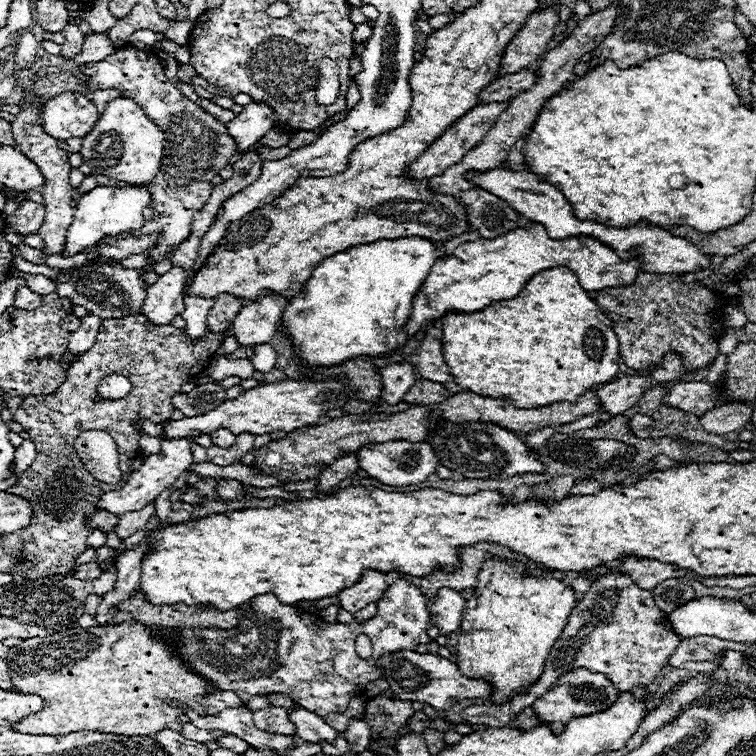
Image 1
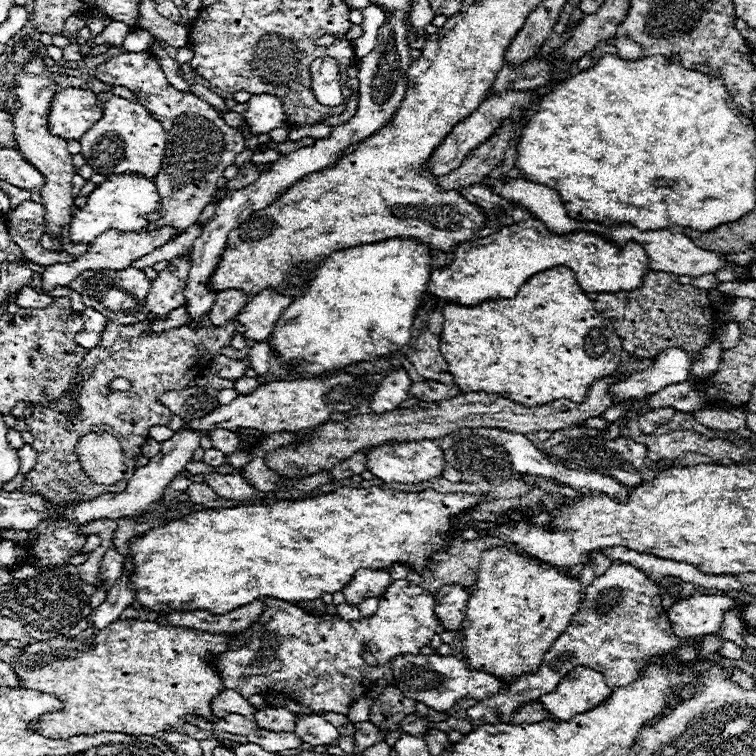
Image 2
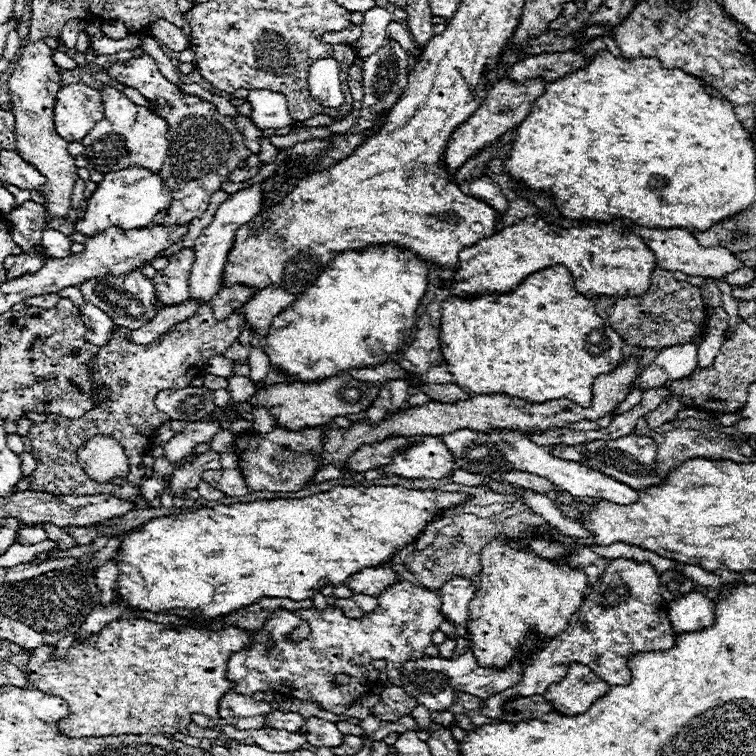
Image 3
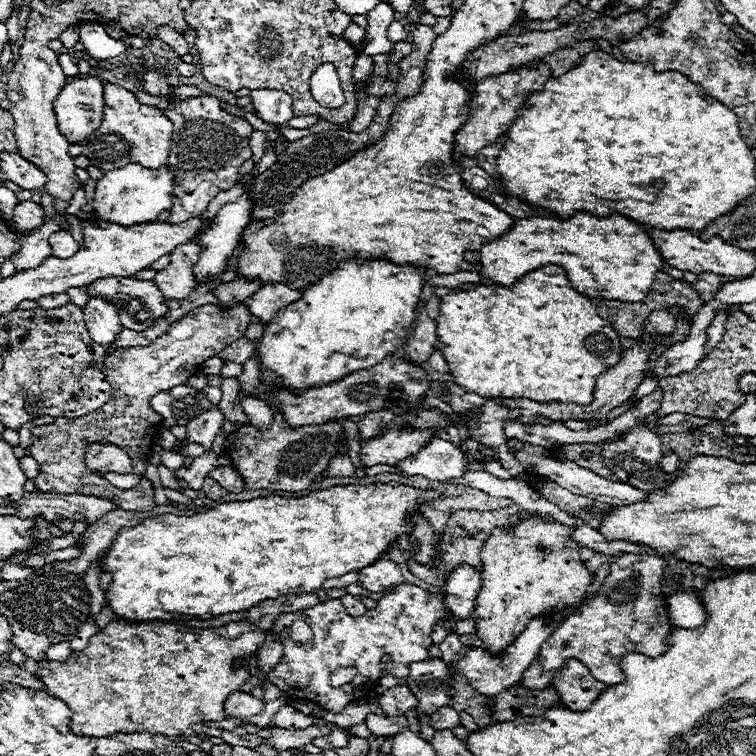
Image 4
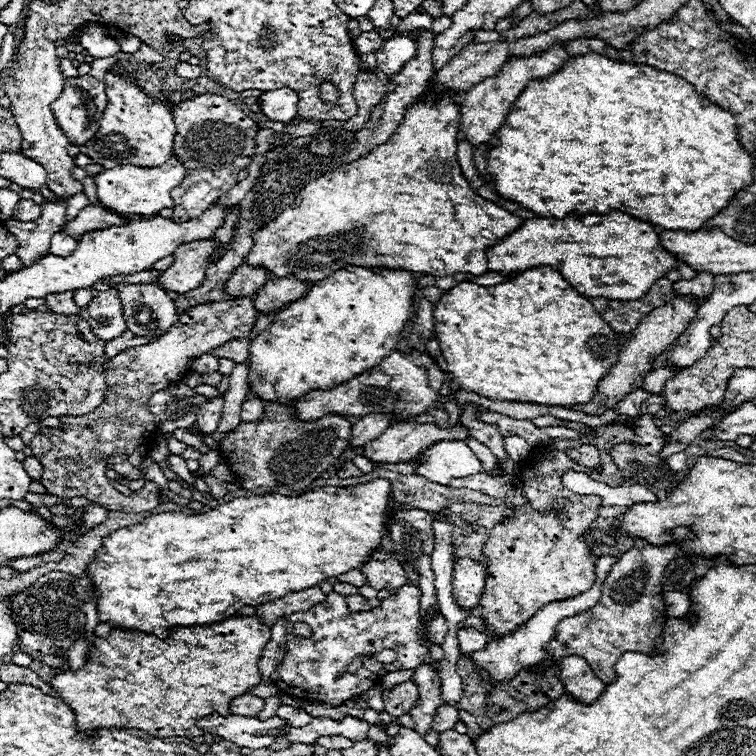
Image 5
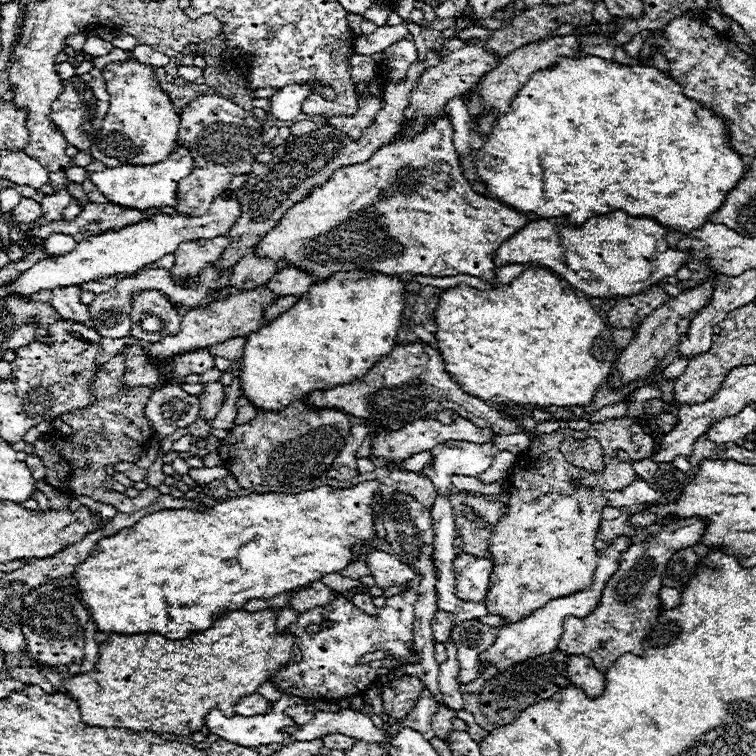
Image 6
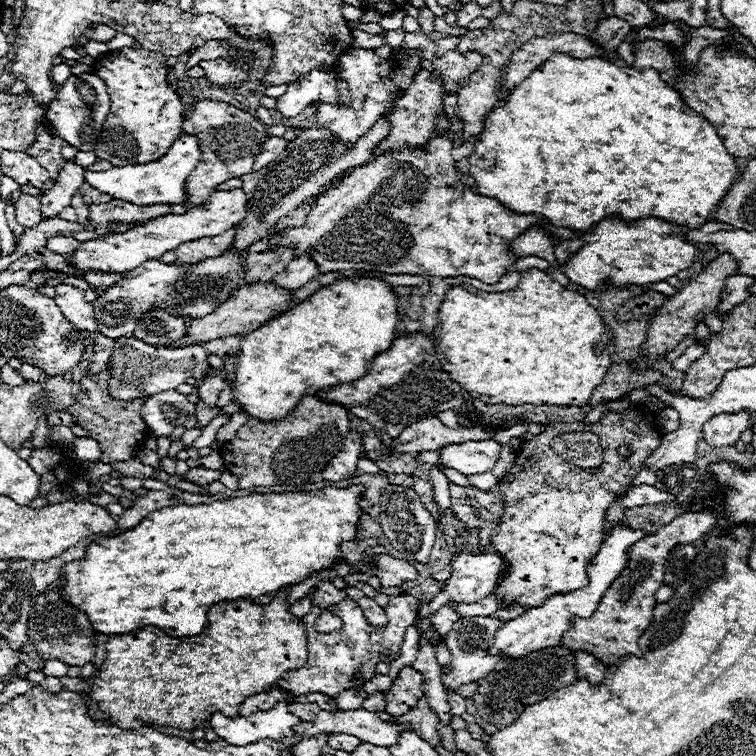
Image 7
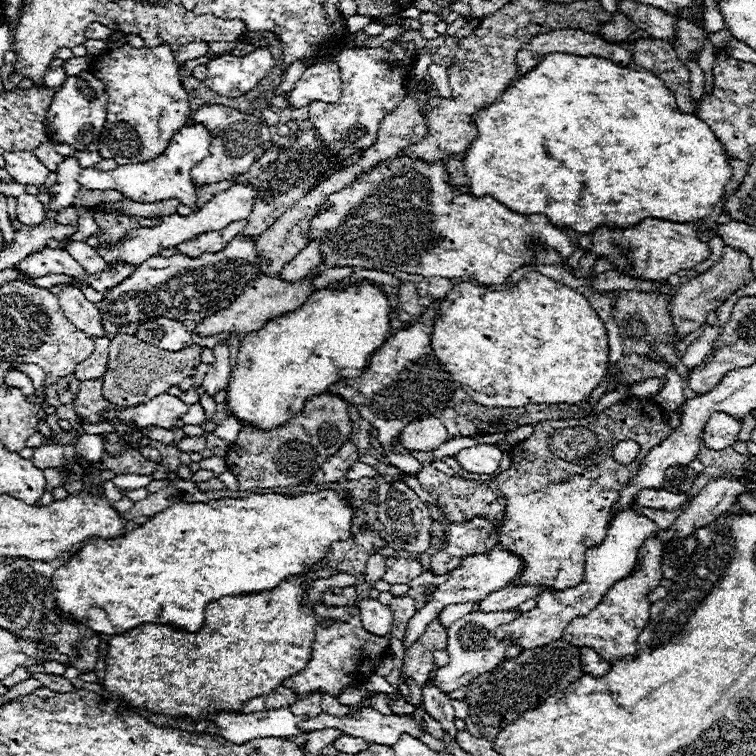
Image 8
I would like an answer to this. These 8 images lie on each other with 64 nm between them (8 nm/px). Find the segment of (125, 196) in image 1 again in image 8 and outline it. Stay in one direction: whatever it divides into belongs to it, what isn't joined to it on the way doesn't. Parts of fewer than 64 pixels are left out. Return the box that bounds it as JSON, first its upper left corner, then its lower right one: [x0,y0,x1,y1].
[78,124,212,208]

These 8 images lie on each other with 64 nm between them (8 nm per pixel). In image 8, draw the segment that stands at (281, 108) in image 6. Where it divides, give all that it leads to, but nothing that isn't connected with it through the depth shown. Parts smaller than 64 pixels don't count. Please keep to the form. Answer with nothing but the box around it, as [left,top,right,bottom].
[288,58,342,108]

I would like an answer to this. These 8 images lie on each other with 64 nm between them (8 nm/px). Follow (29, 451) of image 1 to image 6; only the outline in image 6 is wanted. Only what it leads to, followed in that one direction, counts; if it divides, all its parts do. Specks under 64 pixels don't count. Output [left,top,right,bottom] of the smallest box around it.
[24,454,46,480]

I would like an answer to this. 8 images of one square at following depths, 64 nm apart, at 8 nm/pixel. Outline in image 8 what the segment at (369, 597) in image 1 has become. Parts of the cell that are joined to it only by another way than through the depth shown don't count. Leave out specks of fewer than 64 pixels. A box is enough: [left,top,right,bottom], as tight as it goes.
[382,558,422,584]

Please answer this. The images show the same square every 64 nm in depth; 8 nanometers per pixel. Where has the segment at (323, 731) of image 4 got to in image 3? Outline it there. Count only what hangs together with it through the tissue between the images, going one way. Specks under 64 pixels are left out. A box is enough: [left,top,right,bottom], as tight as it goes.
[216,726,308,752]

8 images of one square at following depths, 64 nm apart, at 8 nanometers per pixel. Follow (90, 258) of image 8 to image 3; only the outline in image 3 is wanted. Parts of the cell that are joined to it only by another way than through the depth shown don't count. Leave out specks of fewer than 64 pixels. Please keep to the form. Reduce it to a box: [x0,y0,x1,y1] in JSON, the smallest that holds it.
[42,230,72,258]

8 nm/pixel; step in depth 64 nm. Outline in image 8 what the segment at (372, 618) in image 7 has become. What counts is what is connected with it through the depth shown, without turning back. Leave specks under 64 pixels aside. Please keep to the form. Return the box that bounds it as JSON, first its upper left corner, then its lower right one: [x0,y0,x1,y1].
[360,600,392,634]

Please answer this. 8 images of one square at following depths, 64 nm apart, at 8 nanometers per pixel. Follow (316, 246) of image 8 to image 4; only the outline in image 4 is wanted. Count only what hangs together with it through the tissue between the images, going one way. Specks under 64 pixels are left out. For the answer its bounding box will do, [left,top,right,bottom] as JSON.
[246,282,302,322]

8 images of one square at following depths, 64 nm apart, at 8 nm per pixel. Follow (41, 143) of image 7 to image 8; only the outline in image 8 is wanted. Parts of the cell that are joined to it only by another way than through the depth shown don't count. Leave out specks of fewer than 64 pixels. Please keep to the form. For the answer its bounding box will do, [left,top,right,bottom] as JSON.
[32,140,64,172]

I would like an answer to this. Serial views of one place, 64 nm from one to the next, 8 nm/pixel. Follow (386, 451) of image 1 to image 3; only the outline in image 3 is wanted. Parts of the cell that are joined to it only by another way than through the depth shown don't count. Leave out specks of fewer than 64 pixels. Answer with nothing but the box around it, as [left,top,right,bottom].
[382,436,456,479]

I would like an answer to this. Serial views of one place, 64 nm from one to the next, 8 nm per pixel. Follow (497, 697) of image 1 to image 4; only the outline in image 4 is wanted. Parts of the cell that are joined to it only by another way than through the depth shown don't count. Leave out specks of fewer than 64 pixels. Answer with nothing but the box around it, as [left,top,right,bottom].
[470,514,594,654]

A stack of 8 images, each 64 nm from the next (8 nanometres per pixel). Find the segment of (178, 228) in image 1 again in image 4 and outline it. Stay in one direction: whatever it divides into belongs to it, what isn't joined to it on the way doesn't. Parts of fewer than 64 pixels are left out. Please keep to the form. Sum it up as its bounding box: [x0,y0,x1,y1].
[140,68,254,224]

